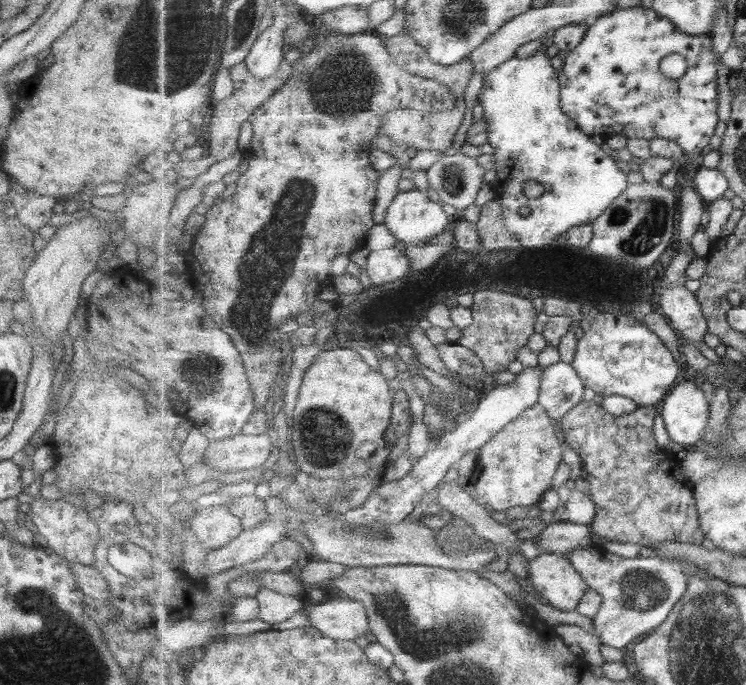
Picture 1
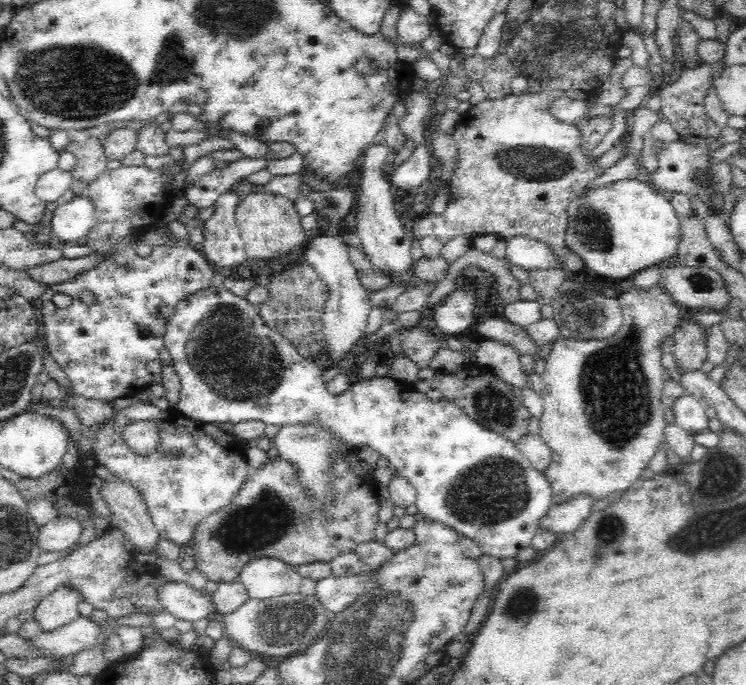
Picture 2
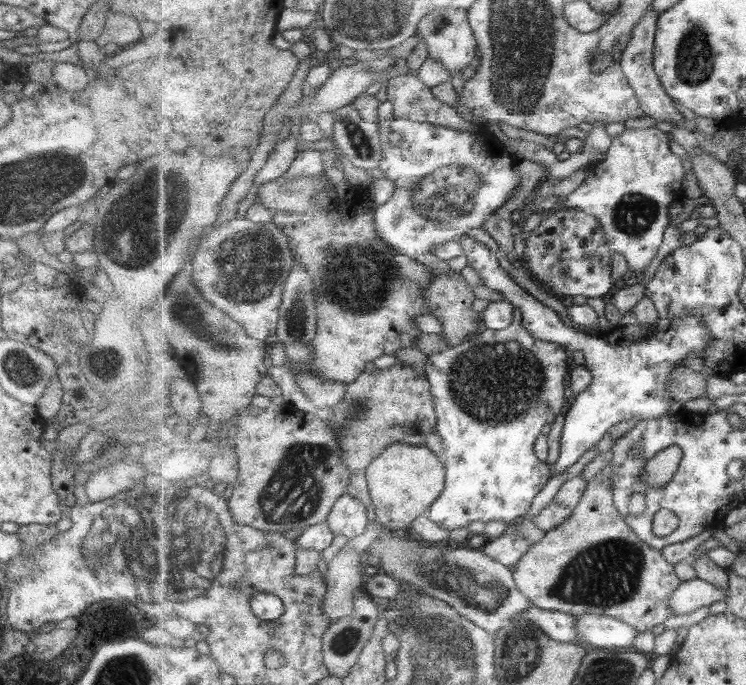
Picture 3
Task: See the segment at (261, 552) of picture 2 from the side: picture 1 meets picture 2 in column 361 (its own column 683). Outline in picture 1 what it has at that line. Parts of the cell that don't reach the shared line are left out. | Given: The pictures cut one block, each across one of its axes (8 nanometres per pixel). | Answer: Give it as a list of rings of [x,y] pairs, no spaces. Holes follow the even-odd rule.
[[[599,399],[581,401],[561,422],[566,436],[566,447],[571,447],[584,460],[584,479],[589,483],[590,500],[594,502],[595,517],[590,527],[602,542],[629,542],[651,547],[661,541],[697,544],[705,540],[701,528],[701,514],[697,508],[694,486],[683,476],[681,459],[659,447],[653,426],[660,414],[656,406],[640,407],[634,413],[617,417],[602,406]]]

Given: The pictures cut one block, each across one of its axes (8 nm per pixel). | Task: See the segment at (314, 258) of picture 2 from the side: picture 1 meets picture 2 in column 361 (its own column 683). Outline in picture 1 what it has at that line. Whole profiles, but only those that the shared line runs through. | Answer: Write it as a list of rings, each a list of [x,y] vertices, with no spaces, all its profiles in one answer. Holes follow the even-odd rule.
[[[685,285],[662,287],[660,291],[662,314],[669,317],[671,326],[685,340],[691,340],[695,347],[707,336],[708,322],[703,314],[697,295]]]

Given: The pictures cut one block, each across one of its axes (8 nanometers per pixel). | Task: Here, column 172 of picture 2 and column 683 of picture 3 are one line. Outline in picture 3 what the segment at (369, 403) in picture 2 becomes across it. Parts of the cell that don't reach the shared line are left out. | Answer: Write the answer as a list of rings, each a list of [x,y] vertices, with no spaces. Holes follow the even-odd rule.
[[[463,236],[461,238],[466,265],[471,266],[483,279],[485,286],[502,292],[506,300],[524,310],[525,326],[537,339],[554,342],[573,350],[583,352],[586,368],[592,372],[593,382],[585,392],[573,398],[574,405],[565,413],[565,423],[561,435],[561,449],[554,463],[553,476],[563,475],[584,454],[588,453],[609,430],[626,420],[640,418],[651,420],[668,414],[670,406],[676,401],[667,385],[674,370],[683,366],[685,358],[704,358],[712,332],[699,314],[689,313],[662,323],[617,325],[605,334],[587,335],[585,331],[565,326],[559,314],[541,304],[537,298],[529,295],[507,274],[494,250],[489,250],[483,242]]]

